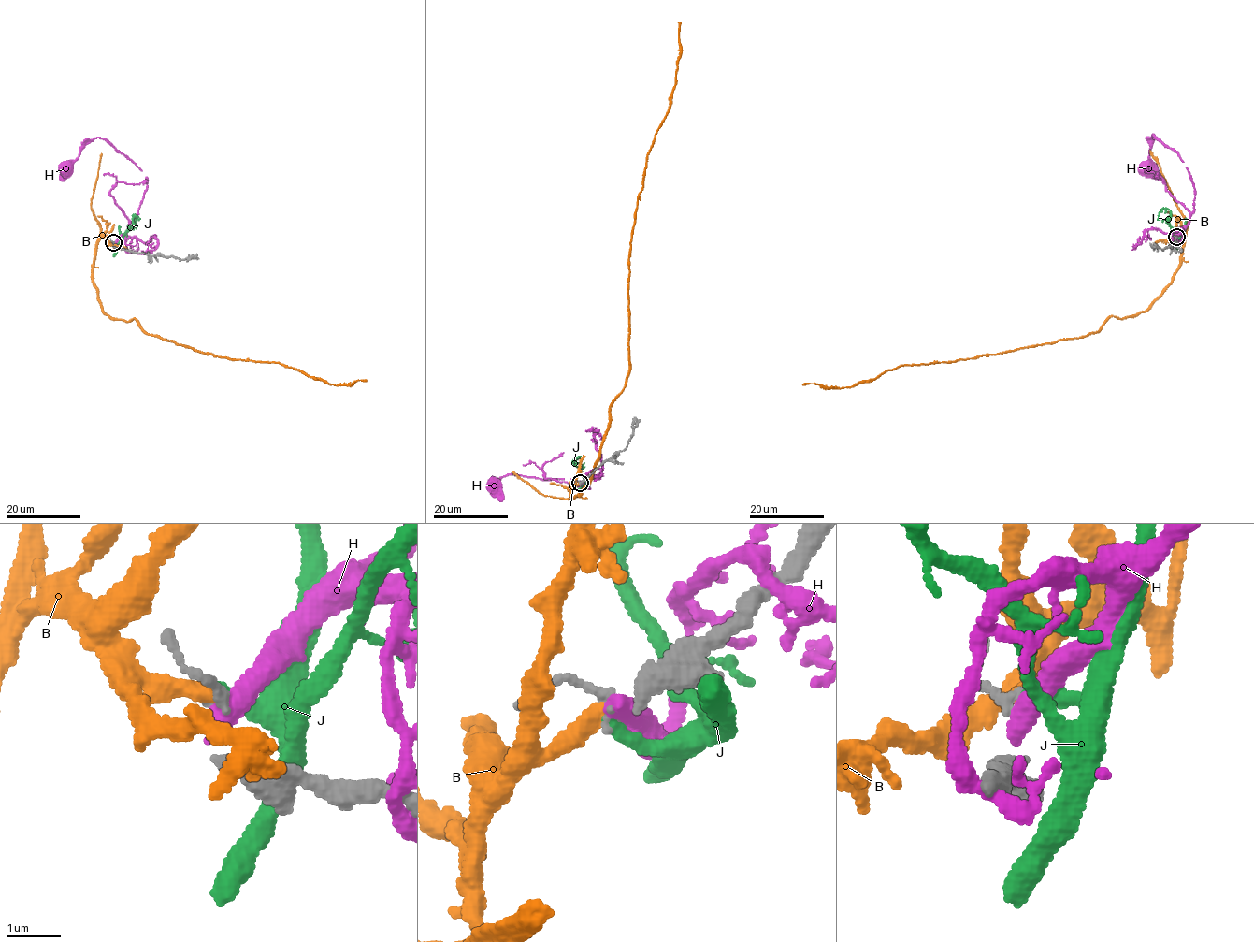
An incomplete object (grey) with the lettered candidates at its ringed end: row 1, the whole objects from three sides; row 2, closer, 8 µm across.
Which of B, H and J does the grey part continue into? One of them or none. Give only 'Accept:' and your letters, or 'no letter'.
Accept: B

